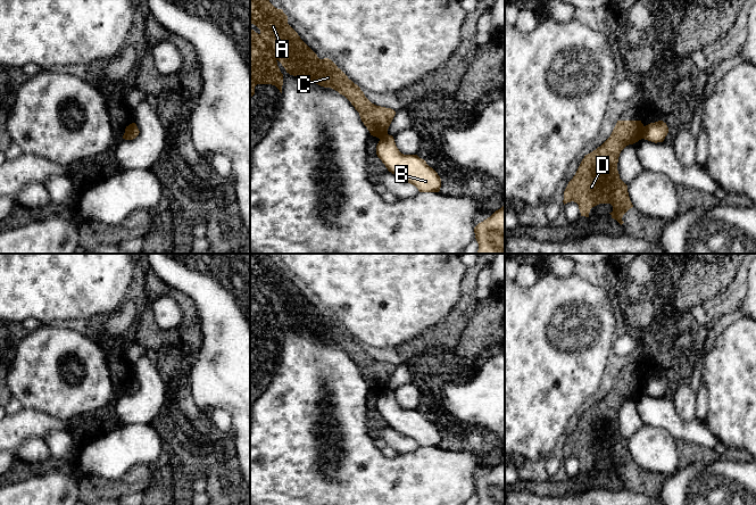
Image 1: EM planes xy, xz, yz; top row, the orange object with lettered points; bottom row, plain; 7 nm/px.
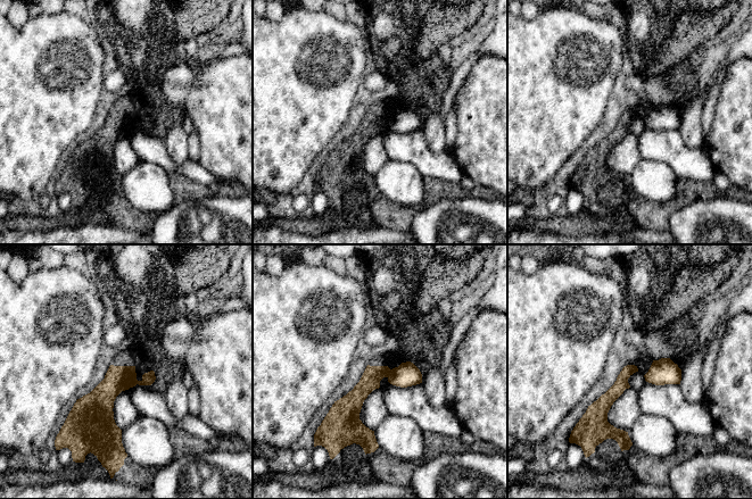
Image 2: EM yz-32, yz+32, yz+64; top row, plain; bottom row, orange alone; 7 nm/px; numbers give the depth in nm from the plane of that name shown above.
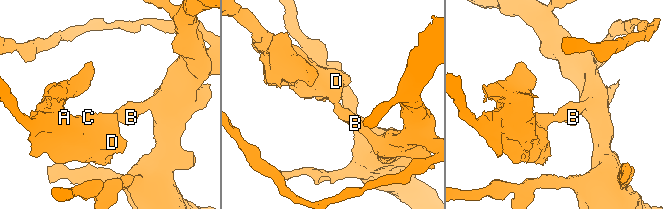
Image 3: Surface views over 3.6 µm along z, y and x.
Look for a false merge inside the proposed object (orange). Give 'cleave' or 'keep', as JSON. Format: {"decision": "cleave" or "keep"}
{"decision": "cleave"}

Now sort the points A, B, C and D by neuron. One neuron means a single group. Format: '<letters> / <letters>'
A C D / B

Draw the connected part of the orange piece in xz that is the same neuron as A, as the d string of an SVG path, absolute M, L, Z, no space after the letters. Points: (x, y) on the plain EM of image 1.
M250 254L250 279L260 284L258 289L250 283L250 351L255 349L257 339L275 340L282 348L283 329L277 321L280 316L290 330L301 332L324 342L331 342L344 350L359 367L360 374L371 390L381 394L388 389L388 383L396 366L391 363L372 358L360 342L349 334L331 314L319 314L288 279L288 271L282 264L275 263L268 254Z

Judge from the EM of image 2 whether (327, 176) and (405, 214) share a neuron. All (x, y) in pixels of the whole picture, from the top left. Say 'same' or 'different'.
same

